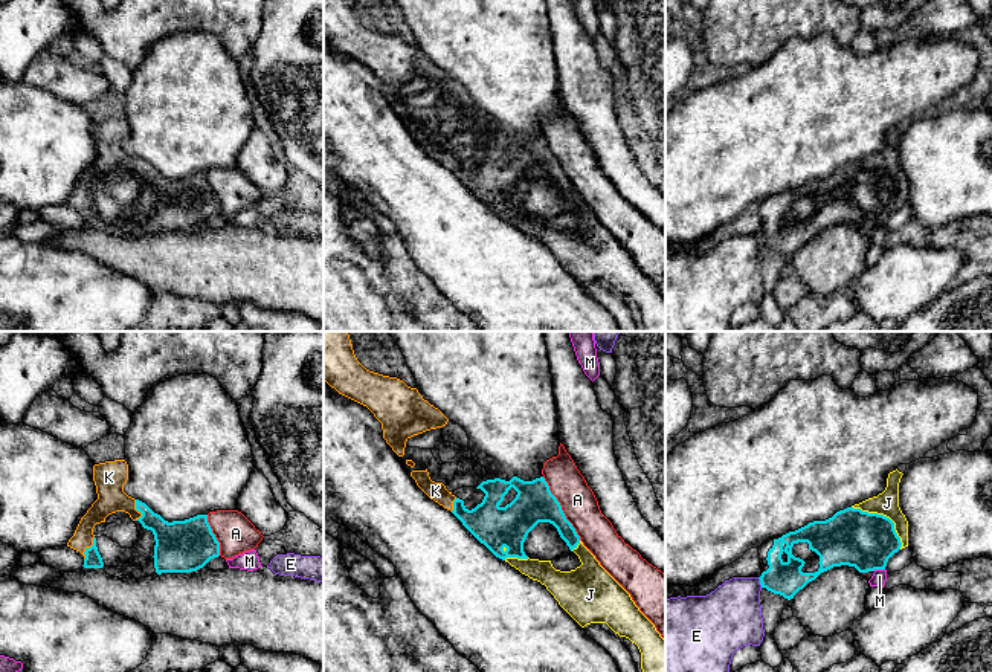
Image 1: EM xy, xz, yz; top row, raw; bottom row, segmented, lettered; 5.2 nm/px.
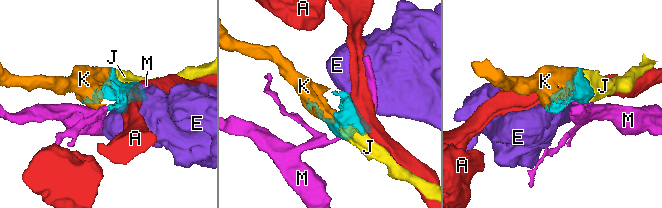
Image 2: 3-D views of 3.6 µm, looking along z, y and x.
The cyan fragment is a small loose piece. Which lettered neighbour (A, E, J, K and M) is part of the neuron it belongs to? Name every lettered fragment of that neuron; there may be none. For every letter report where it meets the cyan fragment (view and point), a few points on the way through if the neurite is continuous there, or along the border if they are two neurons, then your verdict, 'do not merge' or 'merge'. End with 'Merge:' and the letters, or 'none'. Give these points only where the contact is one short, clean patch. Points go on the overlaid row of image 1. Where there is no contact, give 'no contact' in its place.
A: xz (560, 509) | do not merge
E: yz (760, 582) | along yz (757, 578), (762, 587) | do not merge
J: yz (885, 516) | merge
K: xy (87, 549) | merge
M: yz (878, 568) | along yz (884, 568), (873, 570) | do not merge
Merge: J, K

